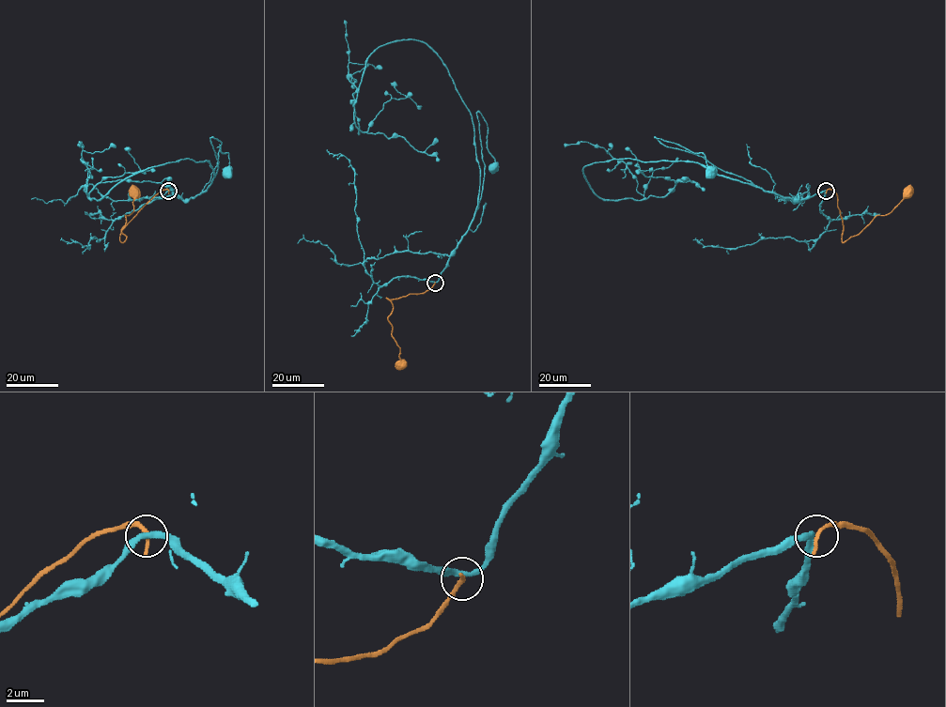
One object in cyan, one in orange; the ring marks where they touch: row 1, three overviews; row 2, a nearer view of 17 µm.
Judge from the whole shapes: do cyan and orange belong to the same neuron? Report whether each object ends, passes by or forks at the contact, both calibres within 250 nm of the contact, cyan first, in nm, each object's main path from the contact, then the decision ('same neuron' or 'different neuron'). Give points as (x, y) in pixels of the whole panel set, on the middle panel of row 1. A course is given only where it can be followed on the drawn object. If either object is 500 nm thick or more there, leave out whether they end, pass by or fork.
cyan passes by; orange ends; calibres 280 and 260 nm; course cyan (435, 283), (468, 229), (481, 198), (484, 164), (478, 112), (487, 124), (488, 149), (497, 167), (493, 168); course orange (435, 283), (423, 293), (386, 298), (393, 308), (388, 320), (399, 348), (400, 365); different neuron

